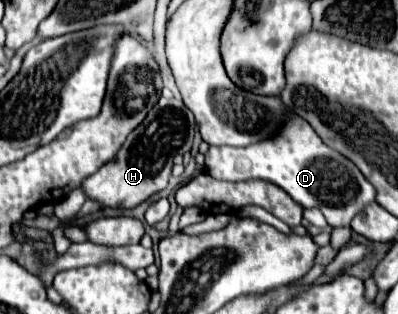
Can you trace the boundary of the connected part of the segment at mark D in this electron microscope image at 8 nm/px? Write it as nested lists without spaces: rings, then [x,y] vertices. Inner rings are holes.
[[[289,110],[293,118],[285,122],[285,126],[279,130],[277,136],[257,142],[253,146],[245,148],[233,148],[233,146],[211,146],[205,154],[205,172],[217,180],[227,180],[227,182],[239,182],[239,180],[251,180],[251,178],[261,178],[267,182],[273,182],[281,186],[295,202],[299,202],[303,208],[321,208],[323,216],[327,218],[329,226],[349,226],[351,218],[363,210],[369,202],[375,200],[375,190],[373,186],[365,180],[365,176],[359,172],[355,164],[351,164],[343,154],[337,150],[329,148],[327,144],[321,142],[317,132],[309,126],[309,122],[301,120],[293,110]]]

